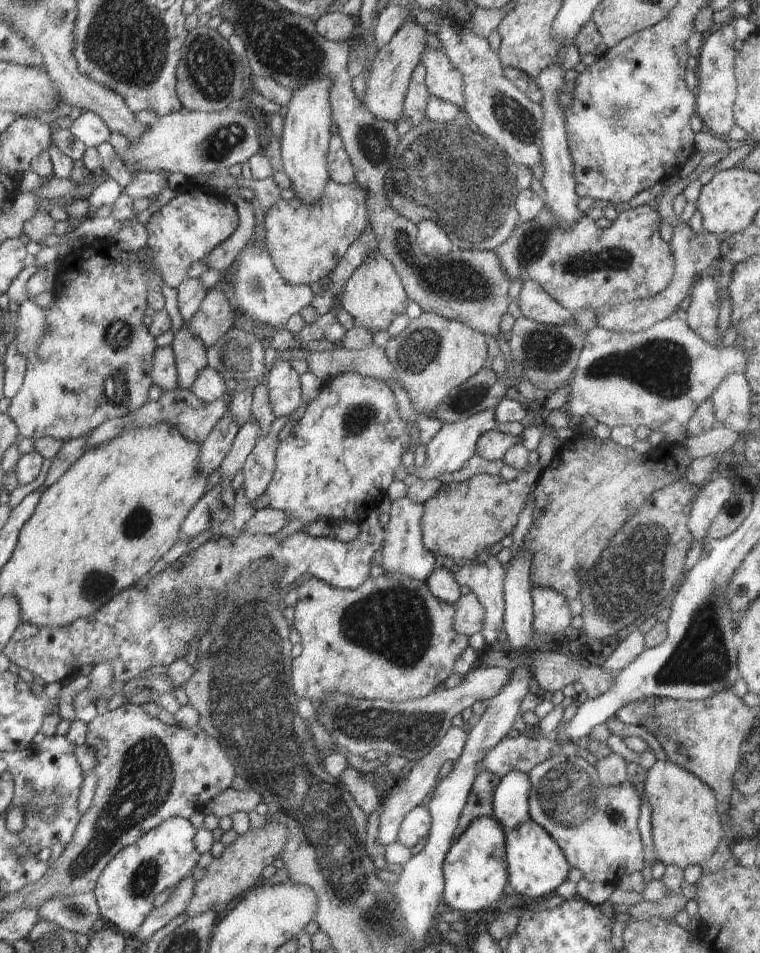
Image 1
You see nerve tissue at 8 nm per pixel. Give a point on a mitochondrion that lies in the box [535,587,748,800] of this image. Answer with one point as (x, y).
(675, 714)

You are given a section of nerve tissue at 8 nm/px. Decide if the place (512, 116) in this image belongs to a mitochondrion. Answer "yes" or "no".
yes

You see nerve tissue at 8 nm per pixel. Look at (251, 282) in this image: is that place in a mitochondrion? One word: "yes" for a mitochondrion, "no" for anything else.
yes

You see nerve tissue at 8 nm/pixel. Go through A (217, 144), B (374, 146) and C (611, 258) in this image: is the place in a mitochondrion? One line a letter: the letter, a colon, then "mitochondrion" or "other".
A: mitochondrion
B: mitochondrion
C: mitochondrion

